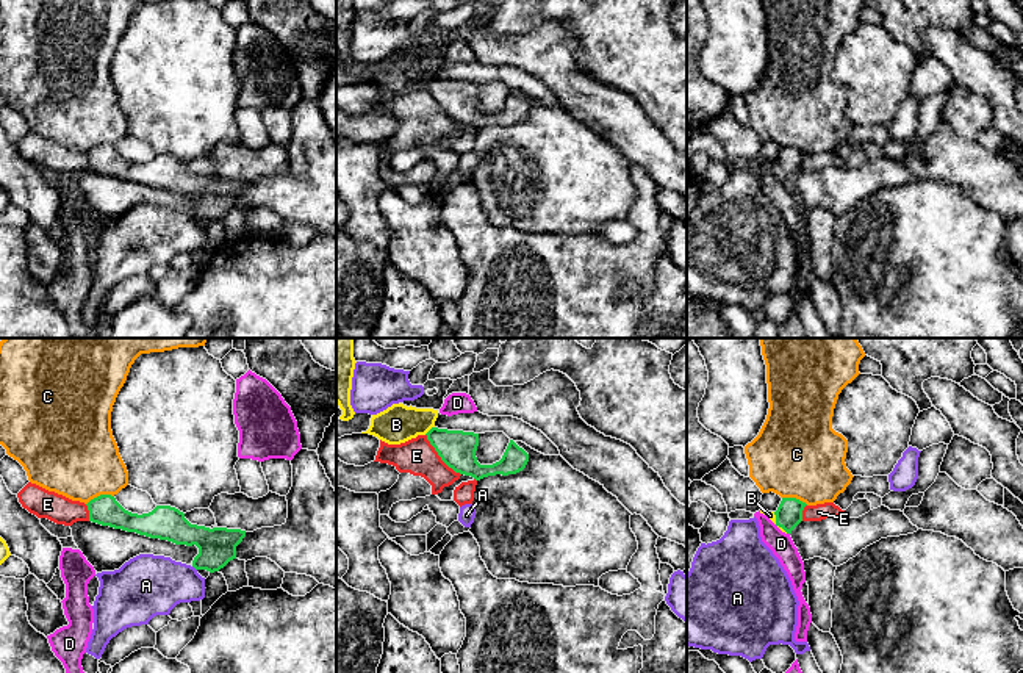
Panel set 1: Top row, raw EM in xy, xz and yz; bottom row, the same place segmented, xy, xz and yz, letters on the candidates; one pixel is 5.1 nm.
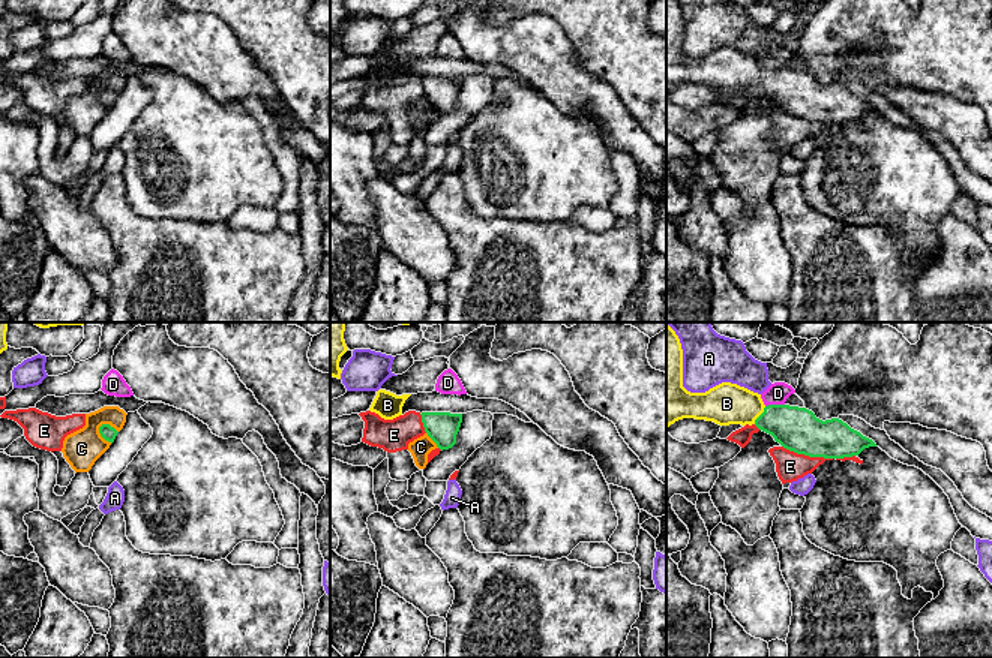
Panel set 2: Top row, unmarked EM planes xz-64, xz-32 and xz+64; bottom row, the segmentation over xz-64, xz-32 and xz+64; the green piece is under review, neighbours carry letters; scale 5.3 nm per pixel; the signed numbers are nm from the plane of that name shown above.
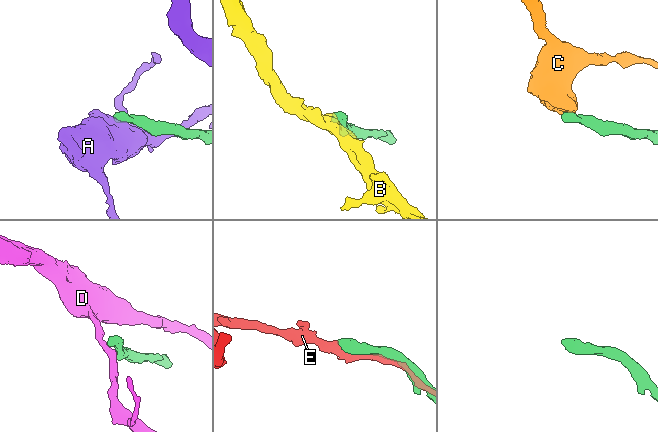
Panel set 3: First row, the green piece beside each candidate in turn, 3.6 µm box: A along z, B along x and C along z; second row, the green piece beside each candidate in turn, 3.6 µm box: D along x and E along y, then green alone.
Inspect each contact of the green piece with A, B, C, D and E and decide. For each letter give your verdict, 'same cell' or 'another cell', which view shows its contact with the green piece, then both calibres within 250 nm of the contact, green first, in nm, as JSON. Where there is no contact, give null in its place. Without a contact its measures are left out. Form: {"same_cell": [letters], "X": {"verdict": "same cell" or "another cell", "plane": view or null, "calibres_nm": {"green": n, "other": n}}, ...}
{"same_cell": ["B"], "A": {"verdict": "another cell", "plane": "xy", "calibres_nm": {"green": 190, "other": 320}}, "B": {"verdict": "same cell", "plane": "xz", "calibres_nm": {"green": 190, "other": 200}}, "C": {"verdict": "another cell", "plane": "xy", "calibres_nm": {"green": 150, "other": 440}}, "D": {"verdict": "another cell", "plane": null}, "E": {"verdict": "another cell", "plane": "xz", "calibres_nm": {"green": 190, "other": 190}}}

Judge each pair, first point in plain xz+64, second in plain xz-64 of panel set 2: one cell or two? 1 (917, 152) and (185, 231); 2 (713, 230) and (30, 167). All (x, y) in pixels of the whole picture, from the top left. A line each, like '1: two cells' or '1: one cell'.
1: two cells
2: one cell

